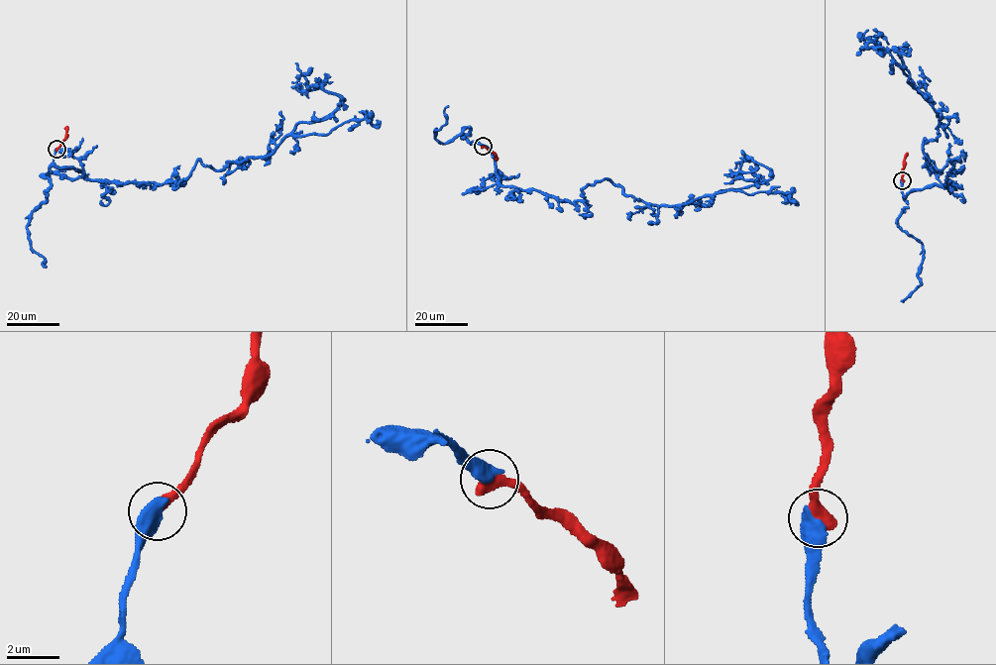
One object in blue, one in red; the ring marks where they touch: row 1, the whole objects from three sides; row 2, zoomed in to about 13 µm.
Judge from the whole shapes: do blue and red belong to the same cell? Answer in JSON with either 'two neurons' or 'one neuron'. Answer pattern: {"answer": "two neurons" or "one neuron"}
{"answer": "two neurons"}

